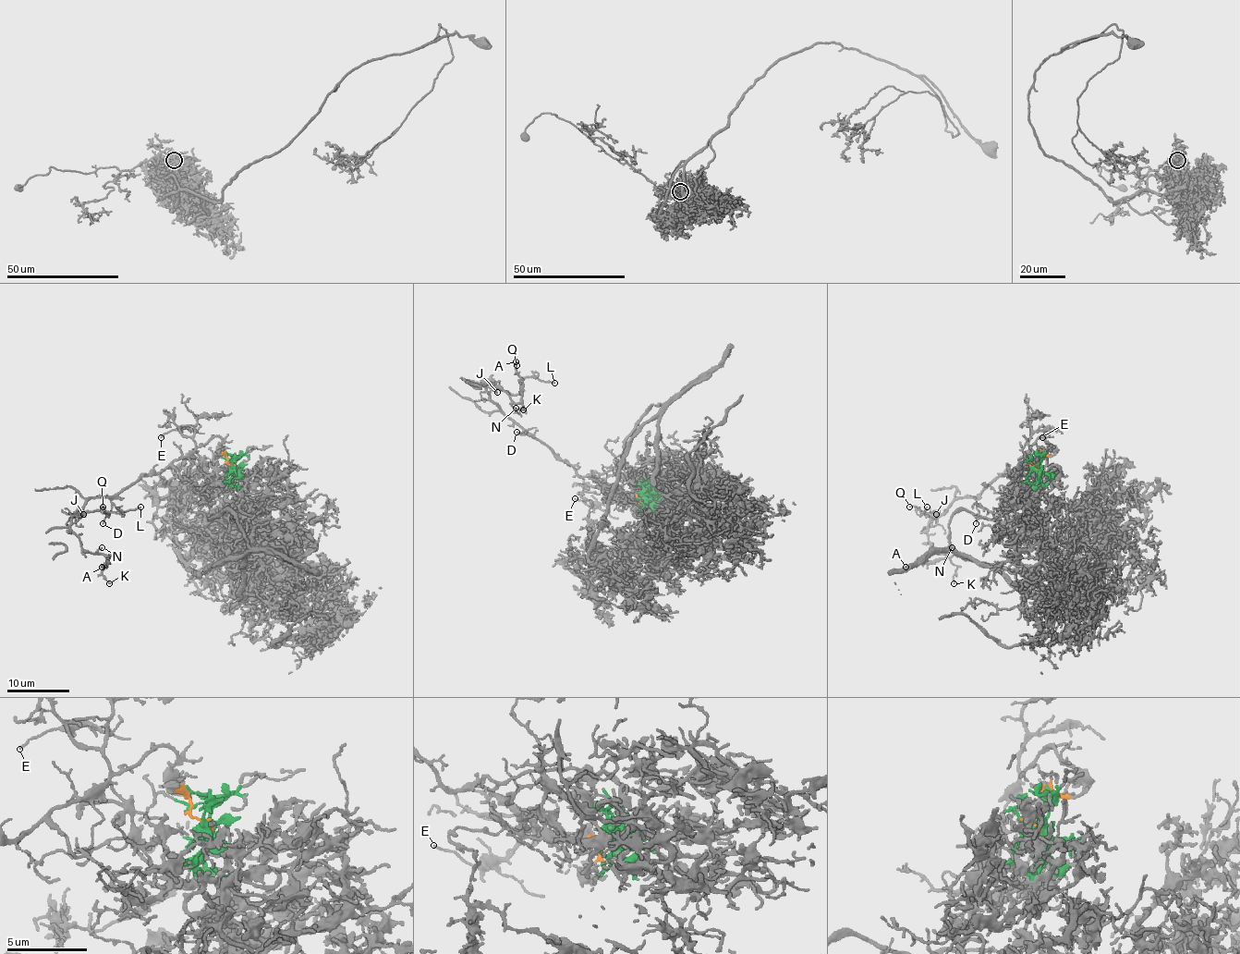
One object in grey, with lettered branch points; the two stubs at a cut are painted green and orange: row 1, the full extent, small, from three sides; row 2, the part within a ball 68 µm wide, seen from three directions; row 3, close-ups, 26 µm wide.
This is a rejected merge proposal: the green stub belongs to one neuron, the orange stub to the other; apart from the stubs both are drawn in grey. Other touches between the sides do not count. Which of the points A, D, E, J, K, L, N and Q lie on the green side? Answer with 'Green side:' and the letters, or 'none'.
Green side: none

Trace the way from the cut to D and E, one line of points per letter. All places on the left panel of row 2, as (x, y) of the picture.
D: (234, 467), (220, 446), (222, 439), (213, 436), (121, 491), (102, 524)
E: (234, 467), (223, 453), (218, 436), (196, 446), (195, 431), (187, 428), (173, 430), (160, 437)

